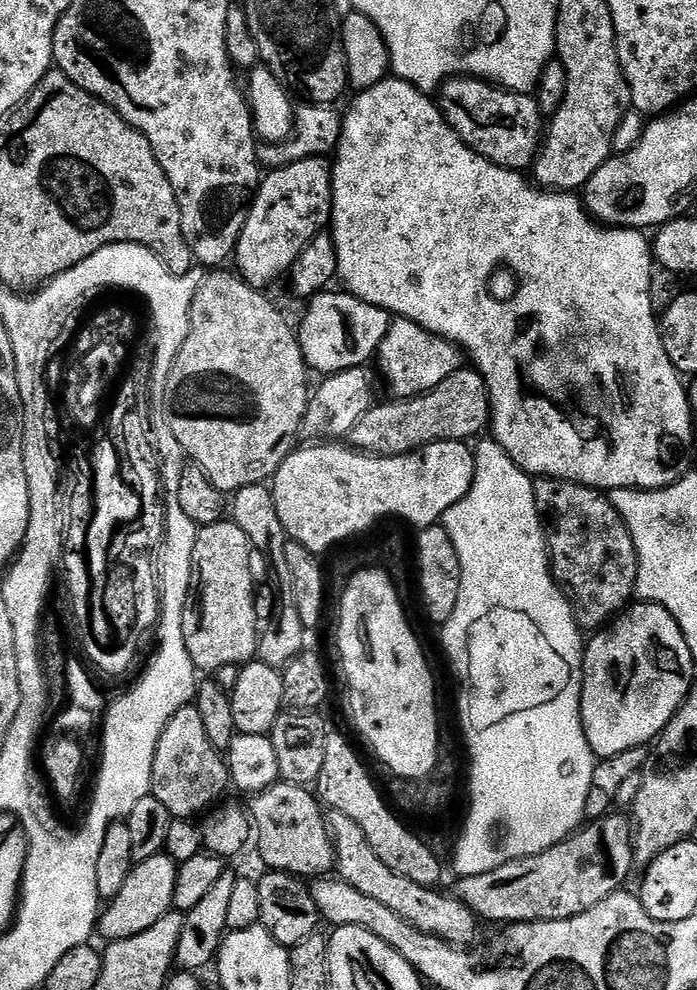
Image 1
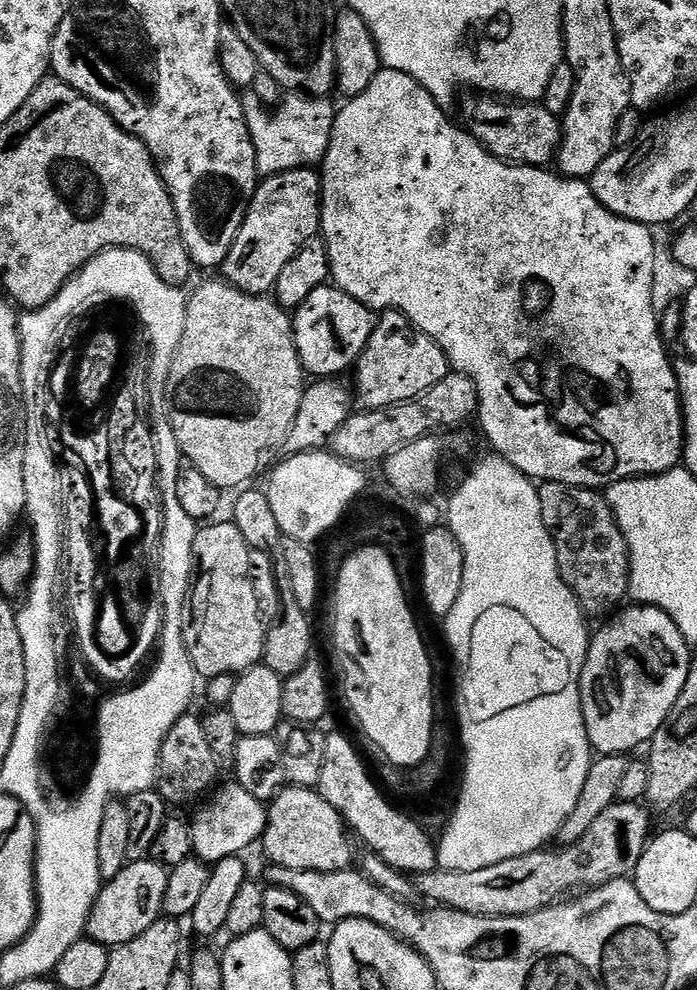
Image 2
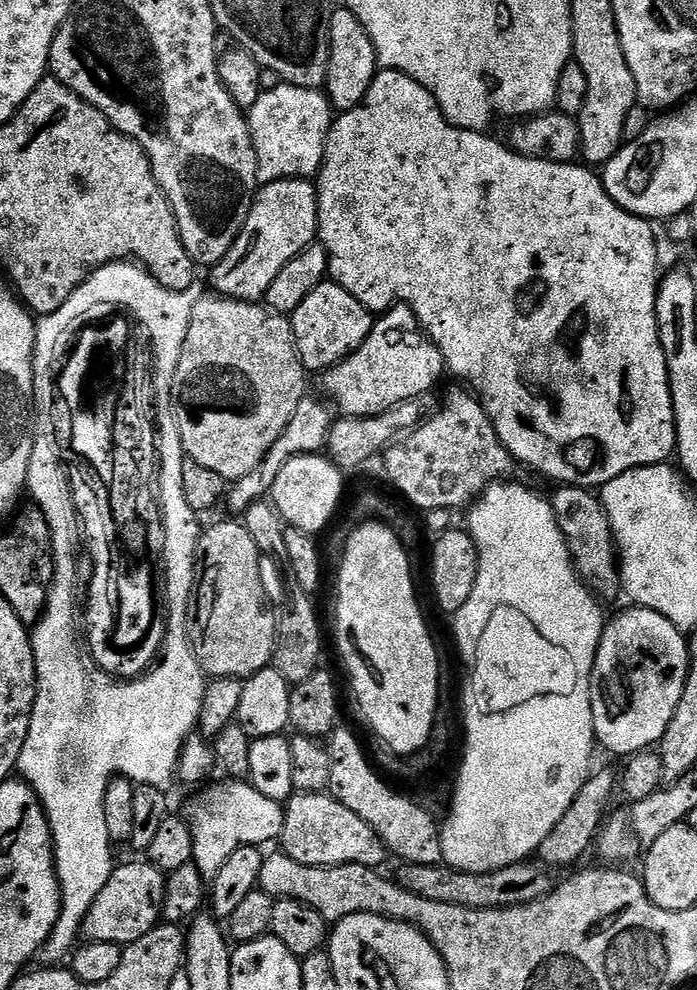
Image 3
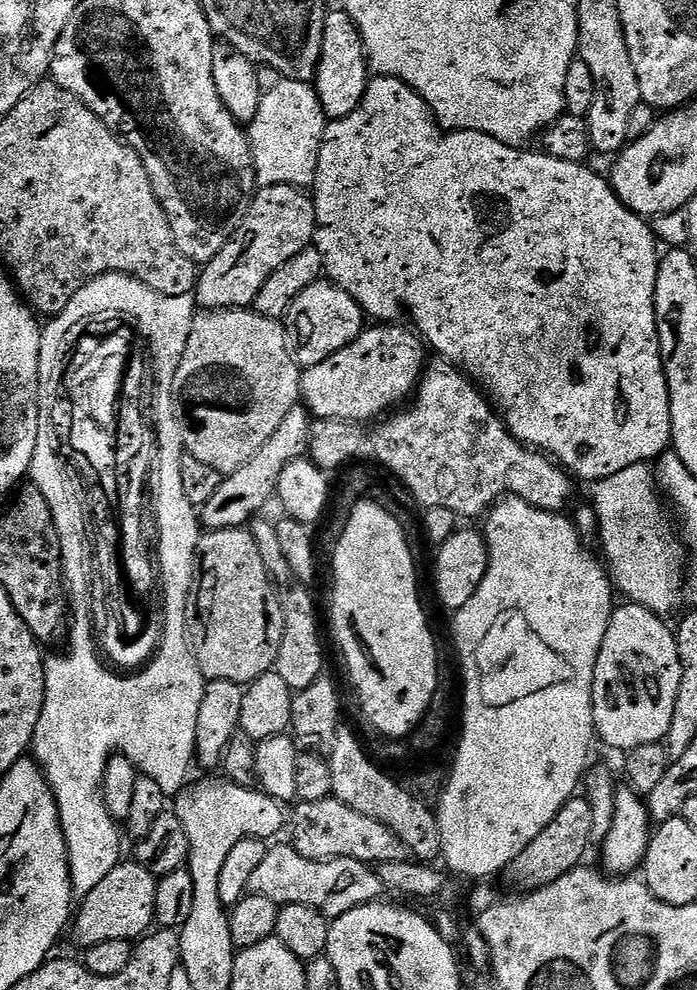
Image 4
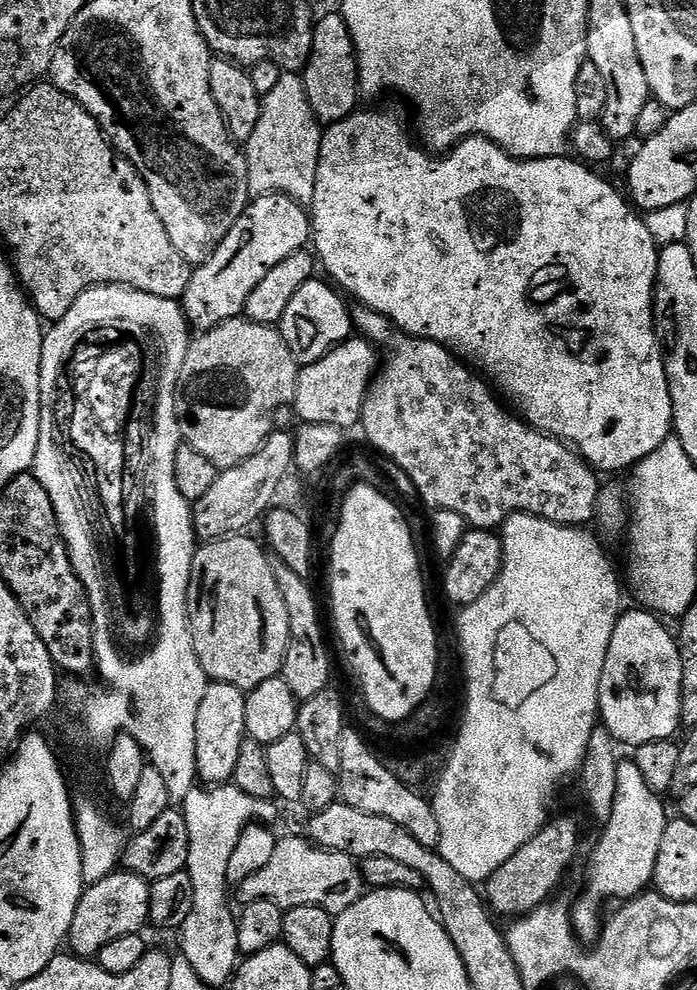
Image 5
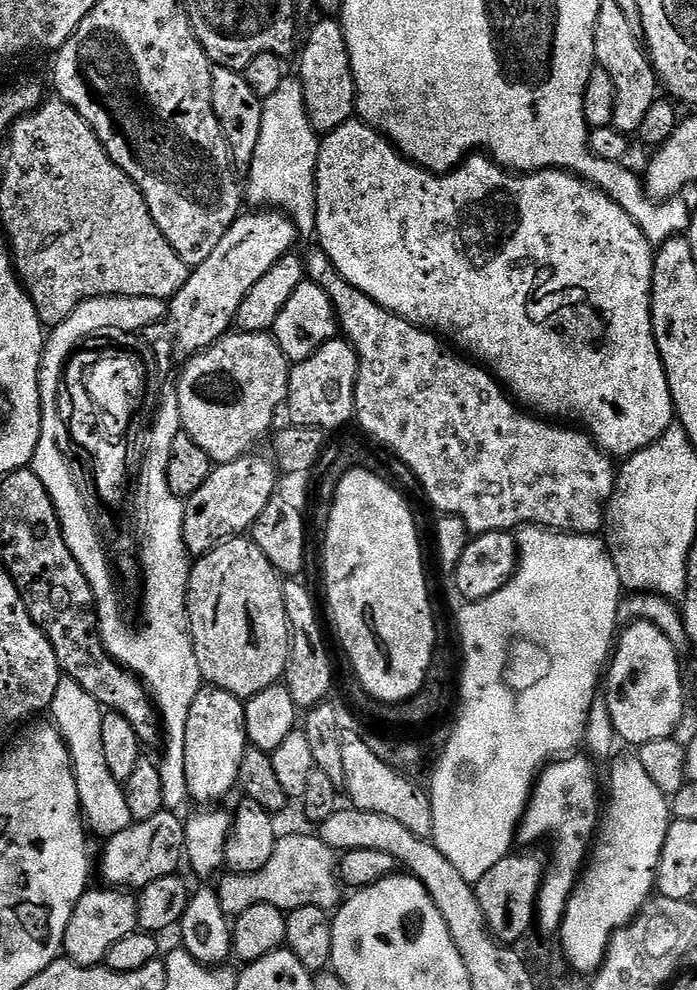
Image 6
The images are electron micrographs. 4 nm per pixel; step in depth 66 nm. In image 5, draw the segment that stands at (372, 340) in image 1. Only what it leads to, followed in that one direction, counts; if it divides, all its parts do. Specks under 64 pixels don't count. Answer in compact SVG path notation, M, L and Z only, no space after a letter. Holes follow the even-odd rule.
M320 278L306 282L306 286L301 286L298 294L290 298L290 306L286 306L286 314L282 314L280 319L280 337L286 342L297 365L318 362L318 358L322 358L331 348L336 348L353 335L354 325L349 301L331 283L328 284L323 284Z

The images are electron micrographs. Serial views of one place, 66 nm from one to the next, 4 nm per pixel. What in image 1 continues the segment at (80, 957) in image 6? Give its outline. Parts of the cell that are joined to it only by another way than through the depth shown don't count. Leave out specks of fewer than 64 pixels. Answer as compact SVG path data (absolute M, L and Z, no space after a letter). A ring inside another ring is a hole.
M166 854L146 858L146 862L136 864L130 878L122 886L122 891L107 901L106 907L98 917L99 935L105 936L105 941L134 938L134 934L142 934L142 930L150 930L158 918L173 911L174 884L176 882L176 861Z

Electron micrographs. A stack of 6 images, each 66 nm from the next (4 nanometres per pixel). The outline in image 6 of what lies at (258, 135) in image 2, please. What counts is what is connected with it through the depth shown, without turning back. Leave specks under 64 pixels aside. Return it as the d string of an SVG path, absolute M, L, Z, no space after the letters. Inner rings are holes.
M289 76L263 101L261 137L246 172L247 203L254 208L279 210L291 217L301 235L313 235L317 222L316 168L320 138L305 108L304 88L297 77Z

